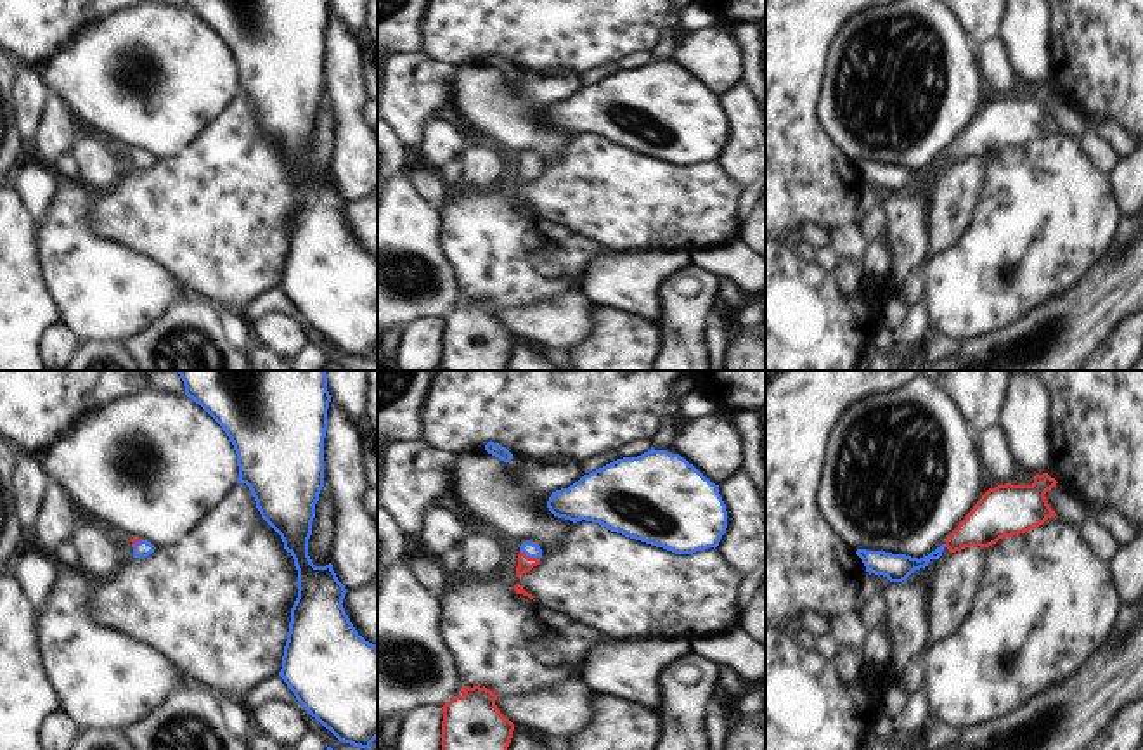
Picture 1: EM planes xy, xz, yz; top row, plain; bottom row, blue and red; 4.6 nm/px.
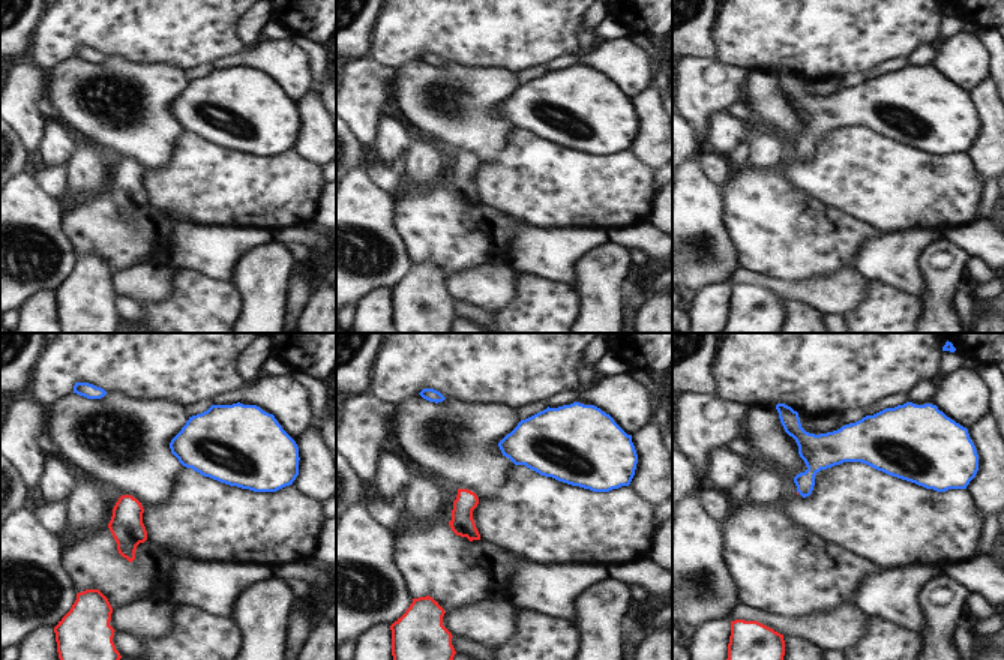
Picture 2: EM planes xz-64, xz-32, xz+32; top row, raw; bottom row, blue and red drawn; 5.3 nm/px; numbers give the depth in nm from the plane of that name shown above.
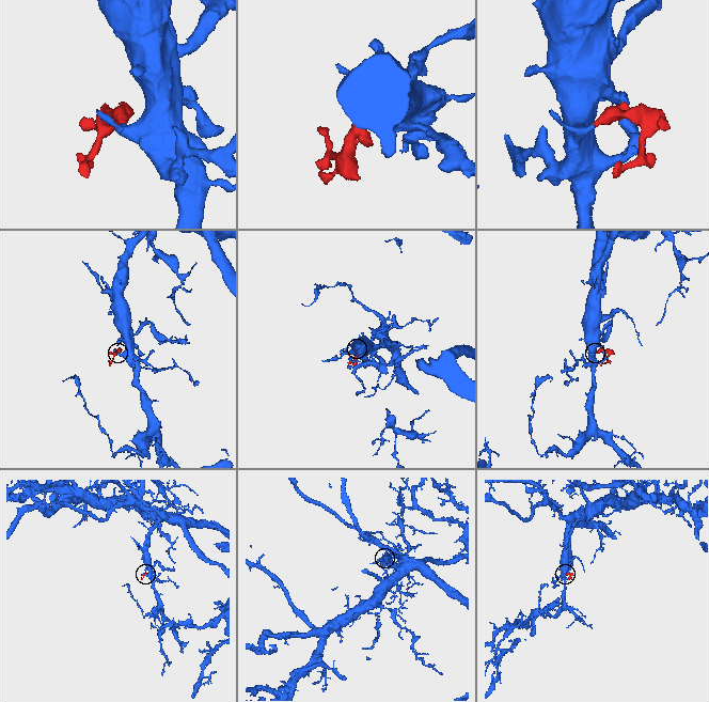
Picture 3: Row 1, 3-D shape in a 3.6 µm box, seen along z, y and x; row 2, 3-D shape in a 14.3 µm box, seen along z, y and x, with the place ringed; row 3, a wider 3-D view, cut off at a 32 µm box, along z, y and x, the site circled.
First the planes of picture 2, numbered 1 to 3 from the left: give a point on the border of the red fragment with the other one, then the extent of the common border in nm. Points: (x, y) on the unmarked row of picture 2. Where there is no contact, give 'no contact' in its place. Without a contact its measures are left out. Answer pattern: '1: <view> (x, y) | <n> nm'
1: no contact
2: no contact
3: no contact

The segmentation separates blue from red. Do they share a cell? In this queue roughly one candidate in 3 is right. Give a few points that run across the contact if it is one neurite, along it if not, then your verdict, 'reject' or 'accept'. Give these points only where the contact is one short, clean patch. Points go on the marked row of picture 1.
line xz (530, 549), (530, 556), (525, 563); accept

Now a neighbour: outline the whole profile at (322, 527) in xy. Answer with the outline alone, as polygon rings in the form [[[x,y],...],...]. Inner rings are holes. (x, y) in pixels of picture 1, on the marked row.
[[[324,485],[315,504],[312,535],[308,539],[308,556],[315,566],[331,563],[331,542],[334,535],[334,508],[329,501],[329,490]]]

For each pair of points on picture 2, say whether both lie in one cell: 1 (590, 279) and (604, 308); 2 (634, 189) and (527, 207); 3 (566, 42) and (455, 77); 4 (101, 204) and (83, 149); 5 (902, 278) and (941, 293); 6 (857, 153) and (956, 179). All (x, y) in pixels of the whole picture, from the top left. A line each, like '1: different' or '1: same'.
1: same
2: same
3: different
4: different
5: different
6: same

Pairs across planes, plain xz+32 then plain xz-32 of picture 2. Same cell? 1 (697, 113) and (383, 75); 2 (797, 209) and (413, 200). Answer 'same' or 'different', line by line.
1: same
2: same

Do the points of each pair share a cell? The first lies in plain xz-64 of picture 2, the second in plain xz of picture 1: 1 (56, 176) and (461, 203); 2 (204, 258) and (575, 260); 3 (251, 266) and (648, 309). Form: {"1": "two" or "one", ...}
{"1": "two", "2": "two", "3": "two"}

